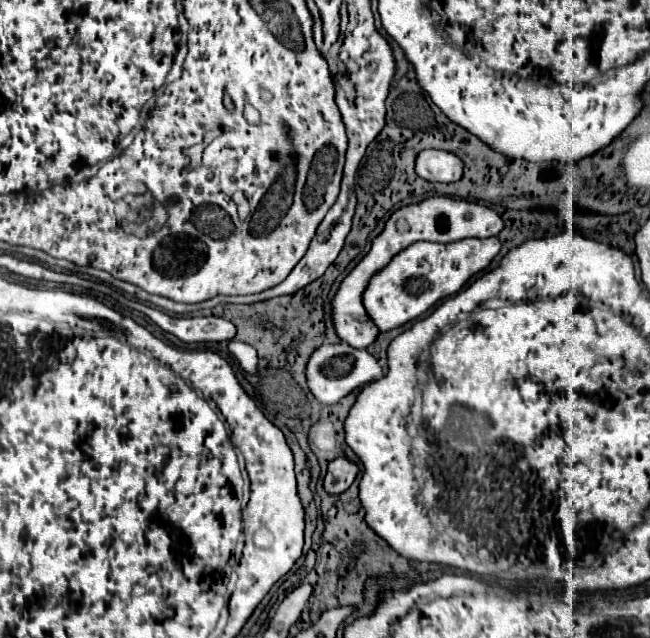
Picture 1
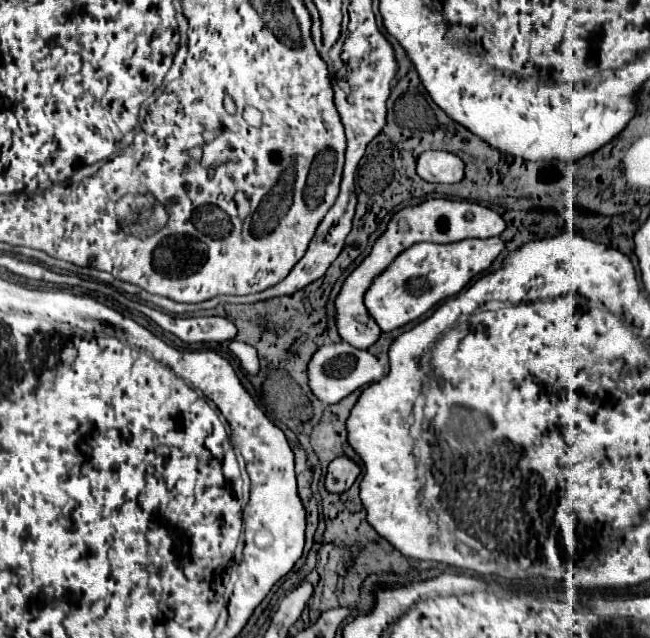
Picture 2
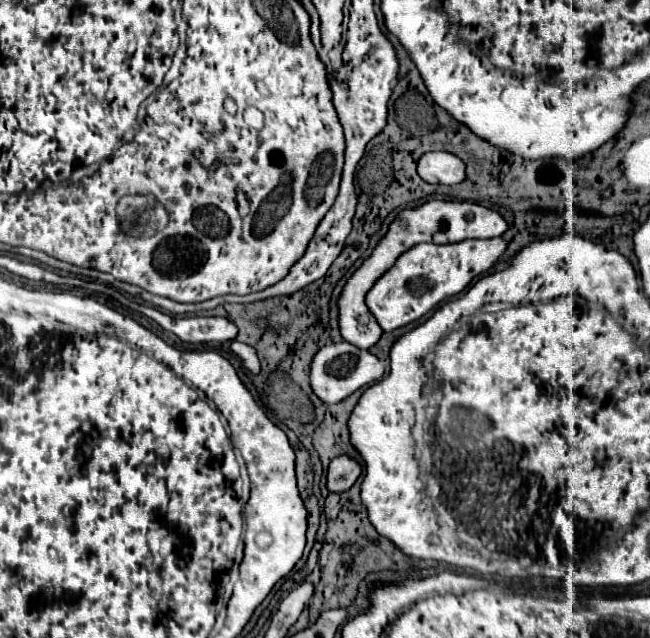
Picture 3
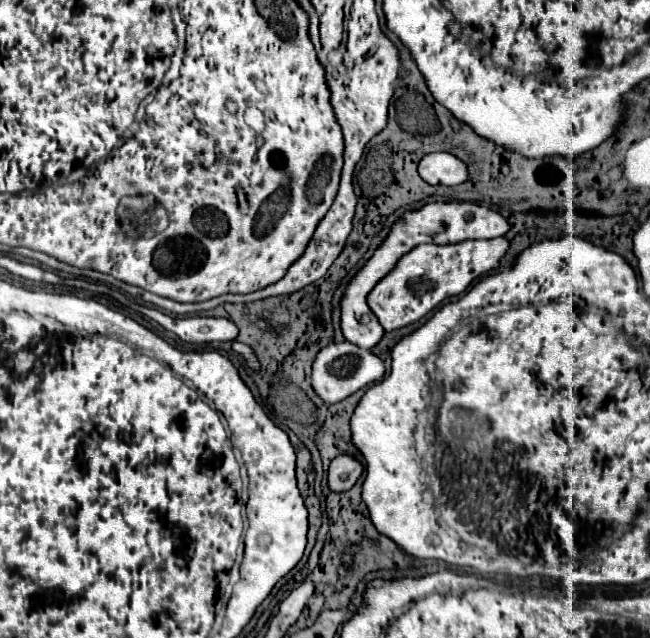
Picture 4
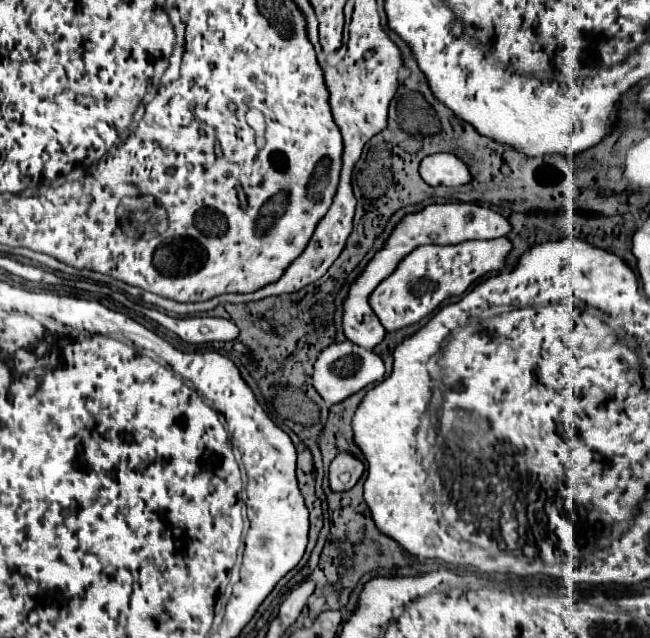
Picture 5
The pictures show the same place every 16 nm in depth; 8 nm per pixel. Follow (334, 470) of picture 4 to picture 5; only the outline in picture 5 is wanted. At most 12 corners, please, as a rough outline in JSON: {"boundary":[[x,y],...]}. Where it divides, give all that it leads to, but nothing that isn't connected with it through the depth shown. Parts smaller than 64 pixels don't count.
{"boundary":[[350,452],[330,464],[330,488],[350,490],[364,474],[364,464]]}

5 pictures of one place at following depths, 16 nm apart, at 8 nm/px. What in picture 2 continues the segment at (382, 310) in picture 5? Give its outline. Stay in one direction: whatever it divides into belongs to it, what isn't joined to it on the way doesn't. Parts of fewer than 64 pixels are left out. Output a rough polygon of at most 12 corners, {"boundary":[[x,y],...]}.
{"boundary":[[504,240],[414,244],[364,296],[382,332],[456,296]]}

